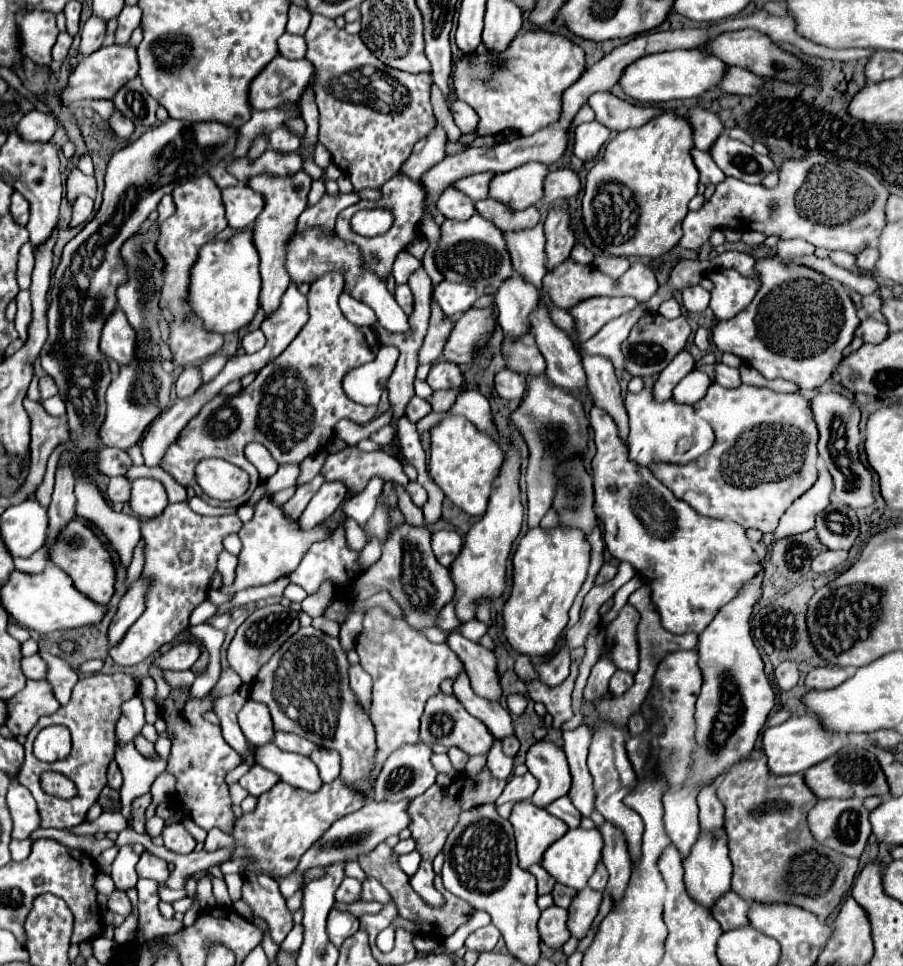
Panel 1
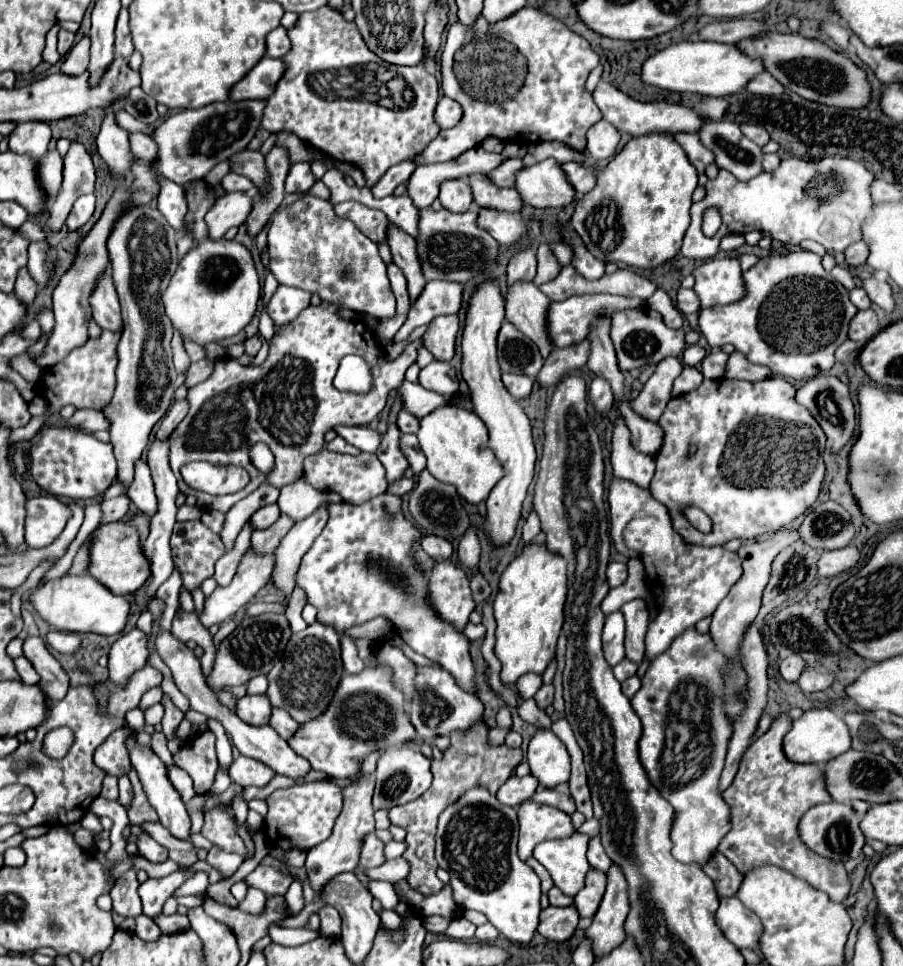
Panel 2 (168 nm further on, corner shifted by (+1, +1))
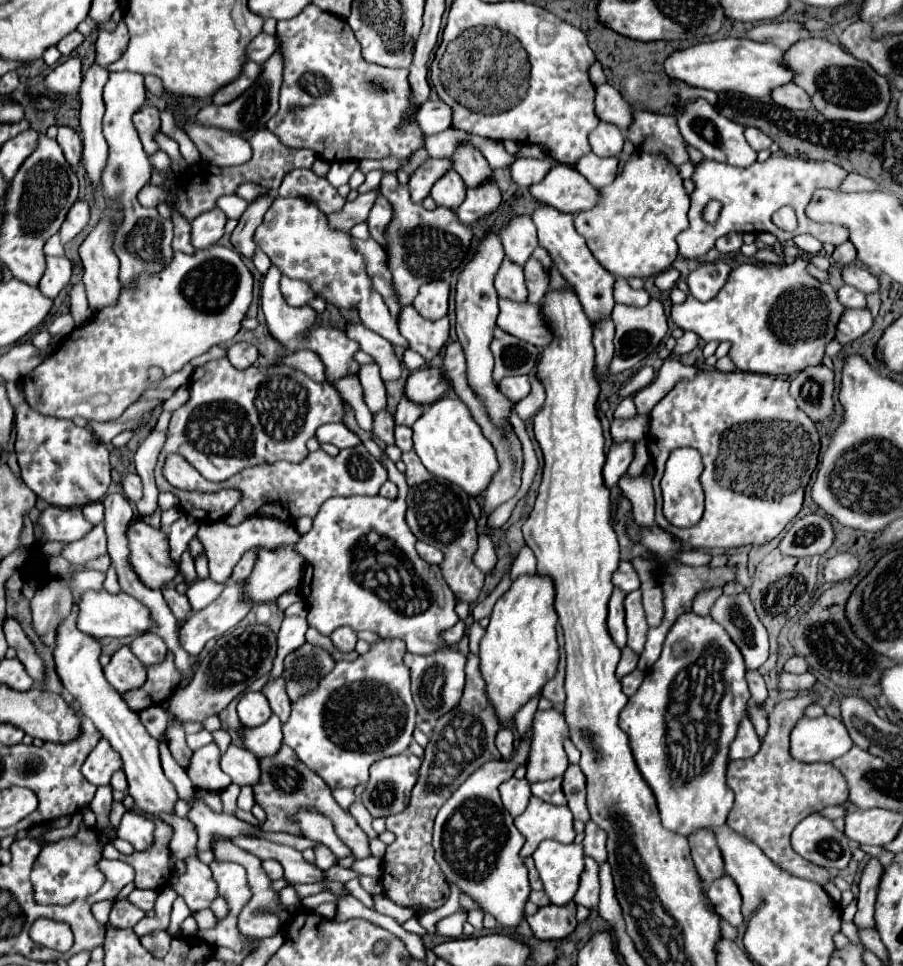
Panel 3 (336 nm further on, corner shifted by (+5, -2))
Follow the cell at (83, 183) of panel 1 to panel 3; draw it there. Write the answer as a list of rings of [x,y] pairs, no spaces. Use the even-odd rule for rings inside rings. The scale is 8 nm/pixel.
[[[60,125],[56,141],[60,143],[60,147],[62,147],[68,163],[72,167],[78,167],[78,163],[80,163],[80,151],[82,151],[82,139],[80,139],[80,135],[72,127]]]

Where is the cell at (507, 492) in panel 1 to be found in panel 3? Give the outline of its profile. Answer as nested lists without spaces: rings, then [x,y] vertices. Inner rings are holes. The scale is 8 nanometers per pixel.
[[[488,231],[480,239],[474,257],[462,269],[458,277],[458,285],[456,285],[456,333],[458,333],[458,341],[464,347],[466,361],[468,361],[468,381],[472,383],[472,389],[480,395],[480,399],[484,401],[490,419],[498,425],[508,423],[510,409],[512,409],[510,399],[506,399],[500,393],[498,385],[492,381],[494,357],[490,351],[492,331],[496,327],[496,317],[498,317],[498,293],[494,289],[494,275],[500,269],[500,261],[504,259],[504,255],[506,253],[502,249],[500,237],[494,231]]]

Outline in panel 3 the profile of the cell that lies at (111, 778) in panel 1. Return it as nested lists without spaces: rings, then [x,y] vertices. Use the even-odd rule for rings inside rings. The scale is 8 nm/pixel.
[[[98,787],[96,797],[90,803],[90,809],[96,813],[96,827],[98,829],[110,829],[110,805],[112,805],[112,787]]]

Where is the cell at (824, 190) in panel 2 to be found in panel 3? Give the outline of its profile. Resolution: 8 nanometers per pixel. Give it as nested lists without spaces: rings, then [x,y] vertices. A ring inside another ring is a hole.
[[[772,155],[768,161],[754,163],[748,169],[732,167],[728,163],[720,163],[720,161],[712,161],[712,159],[702,159],[700,163],[694,165],[694,173],[692,173],[694,191],[690,193],[690,201],[692,201],[690,211],[688,211],[690,227],[678,235],[680,255],[698,259],[714,247],[718,237],[722,237],[730,231],[738,231],[738,233],[768,231],[768,233],[774,233],[778,237],[778,241],[788,241],[800,233],[810,233],[822,243],[840,245],[840,243],[848,241],[848,231],[844,231],[844,227],[836,227],[832,223],[824,223],[824,225],[814,223],[812,219],[808,219],[804,209],[808,205],[808,199],[812,199],[812,191],[816,191],[820,187],[838,189],[844,175],[848,175],[848,171],[844,171],[842,167],[838,167],[832,161],[808,161],[808,159],[784,157],[784,155],[780,155],[780,157]],[[712,199],[720,201],[722,209],[720,209],[720,217],[716,223],[706,223],[702,213],[704,213],[706,203]],[[786,205],[790,205],[798,217],[798,227],[792,233],[780,231],[772,223],[772,215],[780,207],[786,207]]]

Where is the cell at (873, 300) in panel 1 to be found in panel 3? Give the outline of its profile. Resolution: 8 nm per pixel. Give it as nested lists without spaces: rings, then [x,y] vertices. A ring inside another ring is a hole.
[[[842,285],[838,289],[838,301],[844,307],[866,307],[866,295],[862,291],[856,291],[850,285]]]

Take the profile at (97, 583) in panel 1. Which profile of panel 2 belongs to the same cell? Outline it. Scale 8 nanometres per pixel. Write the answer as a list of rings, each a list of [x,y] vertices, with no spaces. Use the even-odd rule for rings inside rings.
[[[110,522],[110,524],[98,526],[92,532],[88,554],[90,554],[88,574],[118,596],[136,592],[148,578],[148,560],[144,560],[142,548],[138,544],[138,532],[126,522]]]

